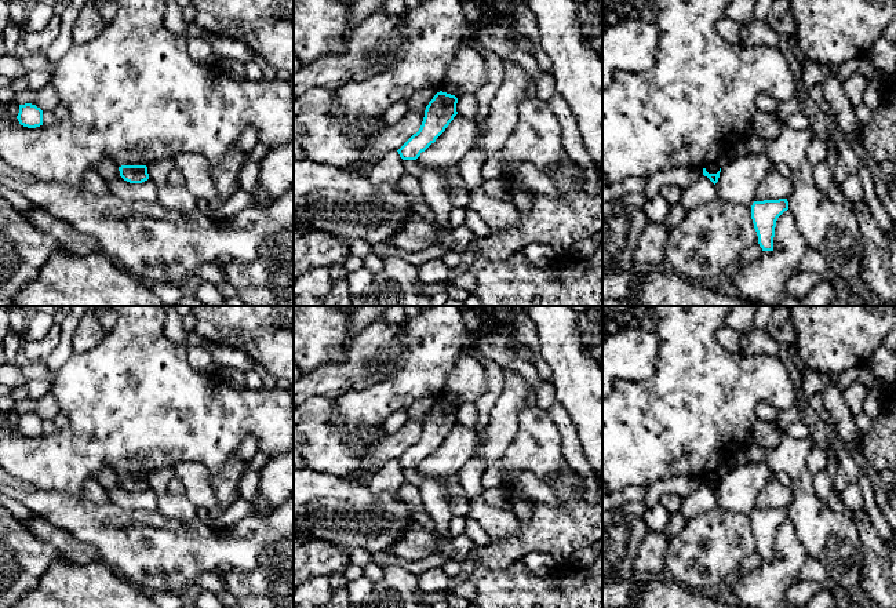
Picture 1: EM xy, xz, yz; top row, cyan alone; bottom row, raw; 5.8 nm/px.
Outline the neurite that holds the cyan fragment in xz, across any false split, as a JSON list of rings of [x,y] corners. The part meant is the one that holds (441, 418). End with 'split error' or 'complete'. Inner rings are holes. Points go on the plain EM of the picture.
[[[437,401],[425,419],[422,434],[397,460],[403,469],[416,469],[445,440],[456,420],[458,407]]]; complete

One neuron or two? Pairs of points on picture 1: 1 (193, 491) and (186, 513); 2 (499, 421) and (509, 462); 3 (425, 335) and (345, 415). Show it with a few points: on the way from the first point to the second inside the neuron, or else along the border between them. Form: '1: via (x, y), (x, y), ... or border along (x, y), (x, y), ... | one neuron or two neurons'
1: border along (184, 495), (199, 508) | two neurons
2: border along (518, 419), (516, 434), (498, 461) | two neurons
3: via (421, 360), (379, 401), (370, 407) | one neuron

